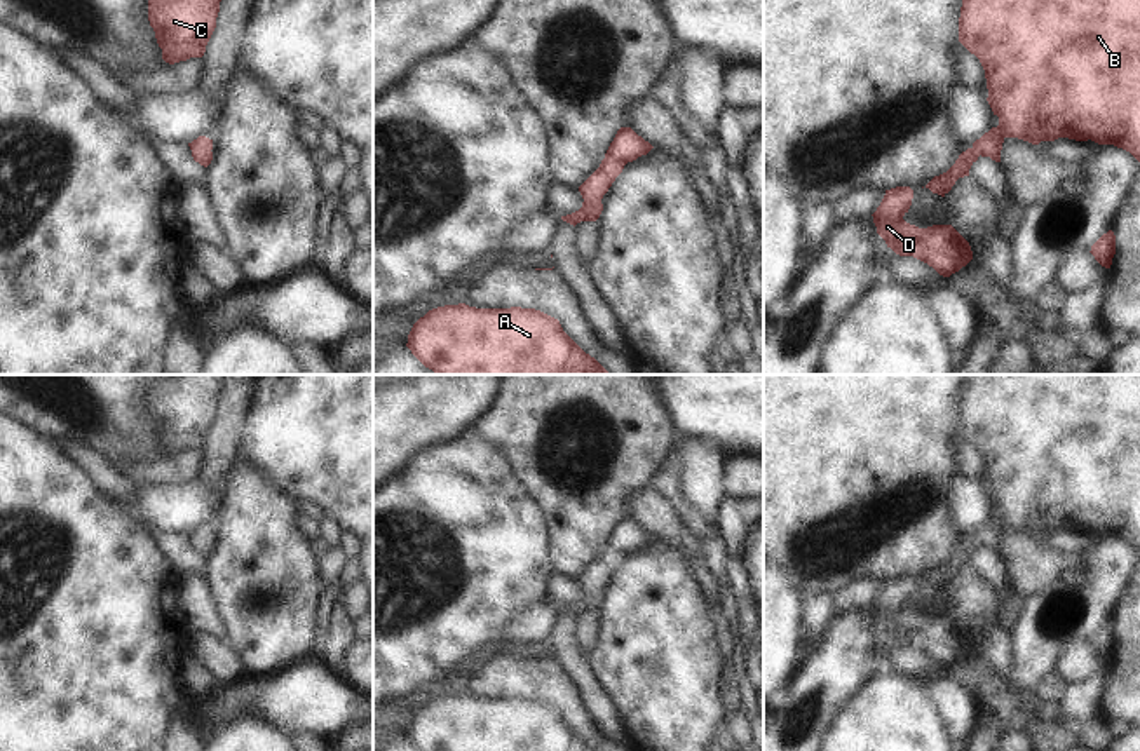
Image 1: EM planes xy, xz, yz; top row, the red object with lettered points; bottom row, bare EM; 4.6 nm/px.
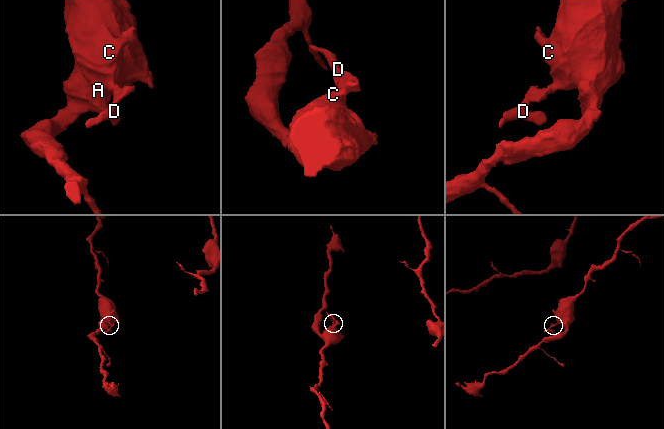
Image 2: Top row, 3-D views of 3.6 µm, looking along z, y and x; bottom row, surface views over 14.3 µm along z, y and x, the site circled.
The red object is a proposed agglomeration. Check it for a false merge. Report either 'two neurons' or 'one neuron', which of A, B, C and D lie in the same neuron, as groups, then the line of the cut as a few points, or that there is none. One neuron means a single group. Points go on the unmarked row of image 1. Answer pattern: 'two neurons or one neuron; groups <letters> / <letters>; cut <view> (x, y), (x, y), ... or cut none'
one neuron; groups A B C D; cut none

